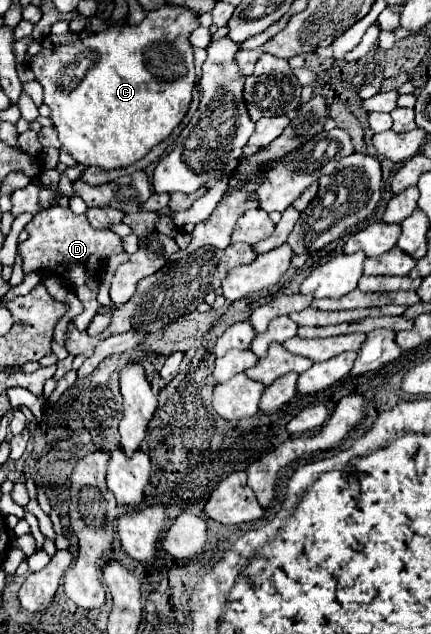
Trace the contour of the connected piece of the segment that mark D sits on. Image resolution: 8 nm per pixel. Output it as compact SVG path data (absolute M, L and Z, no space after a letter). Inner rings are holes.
M52 206L48 210L42 210L40 214L34 216L34 220L26 226L30 238L18 246L18 252L24 258L24 272L32 270L44 270L44 272L58 272L62 280L66 282L68 288L78 296L78 300L84 304L84 312L74 318L74 324L78 330L84 330L94 314L98 312L100 304L96 302L98 294L98 280L96 272L100 264L112 256L112 254L122 254L122 240L110 230L96 230L88 224L88 220L82 216L76 216L70 208L62 206Z

